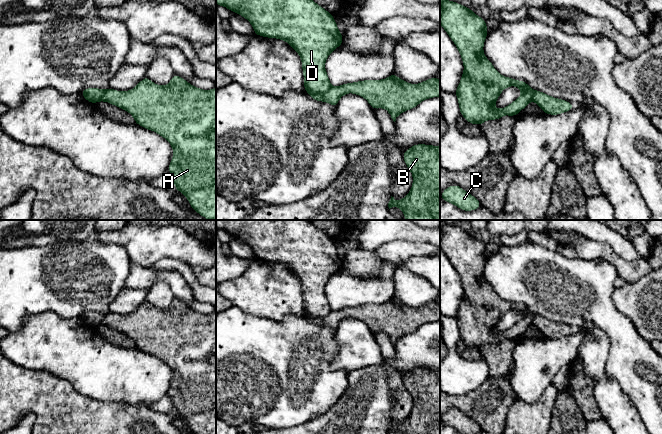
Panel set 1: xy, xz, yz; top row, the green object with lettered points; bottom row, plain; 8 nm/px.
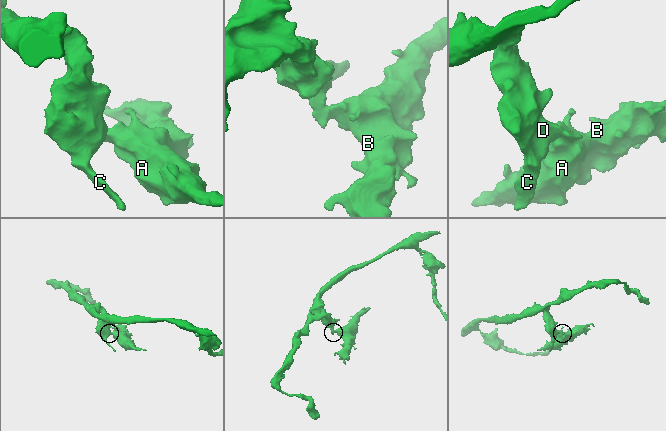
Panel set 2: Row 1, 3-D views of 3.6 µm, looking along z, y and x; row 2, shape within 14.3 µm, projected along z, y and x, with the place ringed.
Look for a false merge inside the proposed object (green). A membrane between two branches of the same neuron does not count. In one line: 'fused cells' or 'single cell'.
fused cells

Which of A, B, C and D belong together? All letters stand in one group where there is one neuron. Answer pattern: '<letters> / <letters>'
A B / C D

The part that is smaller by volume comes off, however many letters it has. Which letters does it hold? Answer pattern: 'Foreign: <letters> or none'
Foreign: A, B

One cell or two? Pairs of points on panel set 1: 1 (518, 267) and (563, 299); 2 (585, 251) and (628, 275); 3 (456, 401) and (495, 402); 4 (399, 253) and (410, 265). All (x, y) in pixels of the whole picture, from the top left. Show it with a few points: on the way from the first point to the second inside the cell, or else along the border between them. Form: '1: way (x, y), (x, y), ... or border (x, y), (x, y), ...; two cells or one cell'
1: way (529, 274), (544, 280), (552, 288); one cell
2: way (596, 251), (605, 252), (619, 264); one cell
3: way (466, 402), (485, 402); one cell
4: border (429, 256), (411, 256), (400, 261), (385, 260); two cells

